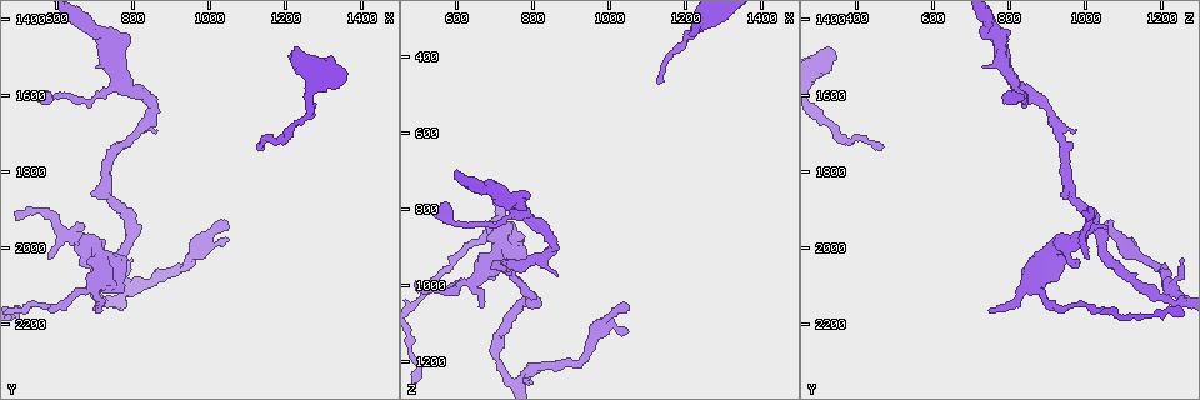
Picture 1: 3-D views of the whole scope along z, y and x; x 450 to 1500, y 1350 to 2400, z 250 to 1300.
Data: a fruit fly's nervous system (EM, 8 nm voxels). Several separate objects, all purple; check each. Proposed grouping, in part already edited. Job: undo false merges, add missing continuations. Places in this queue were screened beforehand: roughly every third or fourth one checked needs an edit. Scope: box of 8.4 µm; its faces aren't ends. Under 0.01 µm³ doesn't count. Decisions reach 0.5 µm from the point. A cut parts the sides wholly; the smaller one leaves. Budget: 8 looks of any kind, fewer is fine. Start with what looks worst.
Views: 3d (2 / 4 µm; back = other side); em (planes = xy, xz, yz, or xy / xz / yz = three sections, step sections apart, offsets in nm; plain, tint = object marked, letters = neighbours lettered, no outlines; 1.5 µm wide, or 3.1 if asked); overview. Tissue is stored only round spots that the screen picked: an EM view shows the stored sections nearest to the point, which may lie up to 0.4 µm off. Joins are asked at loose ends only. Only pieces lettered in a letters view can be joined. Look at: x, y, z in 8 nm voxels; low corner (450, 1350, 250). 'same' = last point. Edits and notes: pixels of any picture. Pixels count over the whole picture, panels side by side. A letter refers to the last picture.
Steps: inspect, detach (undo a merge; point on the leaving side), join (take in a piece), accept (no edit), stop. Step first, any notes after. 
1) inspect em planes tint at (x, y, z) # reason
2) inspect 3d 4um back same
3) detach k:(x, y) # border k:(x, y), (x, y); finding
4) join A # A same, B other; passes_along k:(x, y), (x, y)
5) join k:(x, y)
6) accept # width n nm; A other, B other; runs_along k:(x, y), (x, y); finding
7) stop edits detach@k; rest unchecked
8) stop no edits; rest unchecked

inspect em xz step 8 tint at (1225, 1480, 325) # thick end

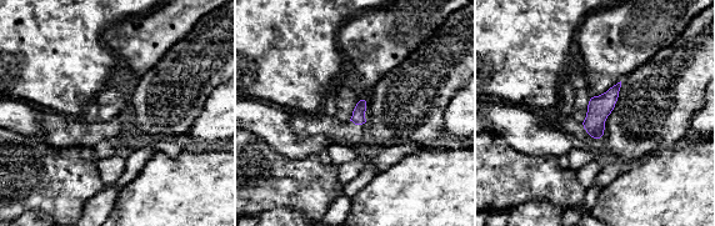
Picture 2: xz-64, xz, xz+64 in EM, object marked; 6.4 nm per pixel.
inspect em planes letters same

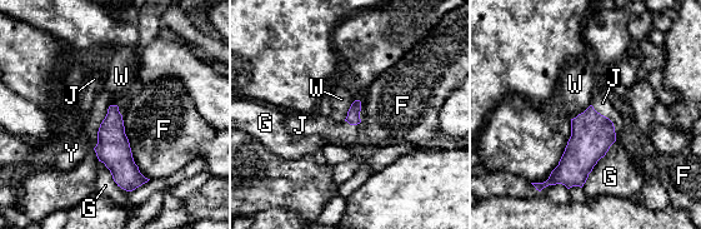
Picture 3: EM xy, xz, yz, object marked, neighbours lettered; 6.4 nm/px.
join J # F other, G other, J same, W other, Y other; passes_along 3:(592, 134), (602, 115), (602, 103); it goes on there

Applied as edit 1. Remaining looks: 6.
inspect em xy step 8 letters at (785, 2030, 940) # branch stops here

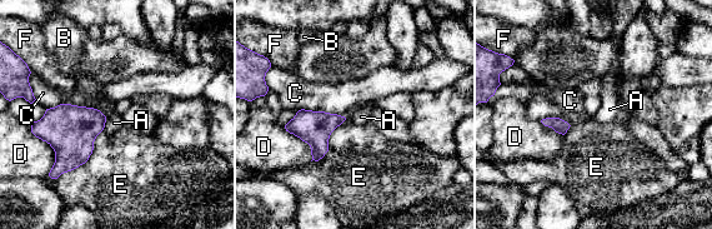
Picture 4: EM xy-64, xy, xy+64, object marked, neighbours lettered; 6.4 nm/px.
accept # A other, B other, C other, D other, E other, F other; none of them fits

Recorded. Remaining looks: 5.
inspect 3d 2um at (1050, 1970, 1110) # thin end

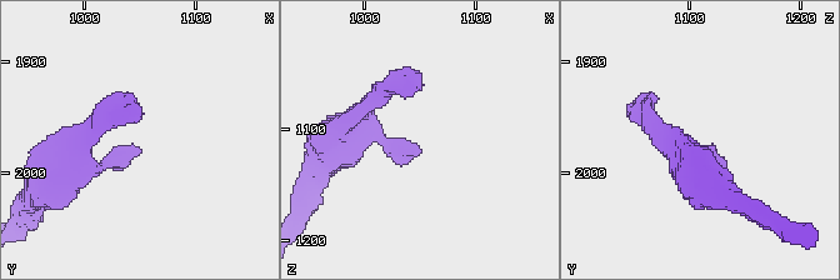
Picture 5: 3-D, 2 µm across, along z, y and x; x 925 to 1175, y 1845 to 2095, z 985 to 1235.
inspect em xy step 8 tint at (1048, 1976, 1118)

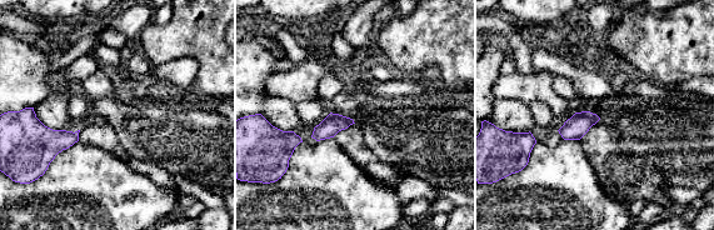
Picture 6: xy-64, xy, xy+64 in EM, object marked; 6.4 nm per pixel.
inspect em xz step 4 letters same # cut it another way

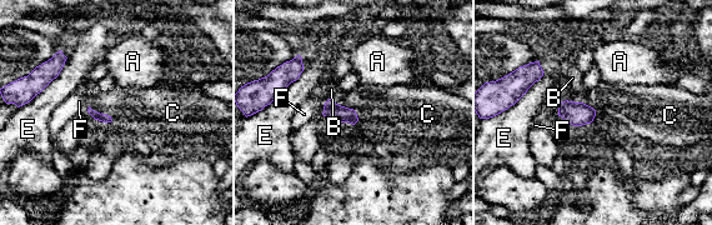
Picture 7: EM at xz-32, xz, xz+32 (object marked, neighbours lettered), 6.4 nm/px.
accept # A other, B other, C other, E other, F other; no lettered piece goes on from it

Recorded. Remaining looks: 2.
stop edits join@3; rest unchecked

